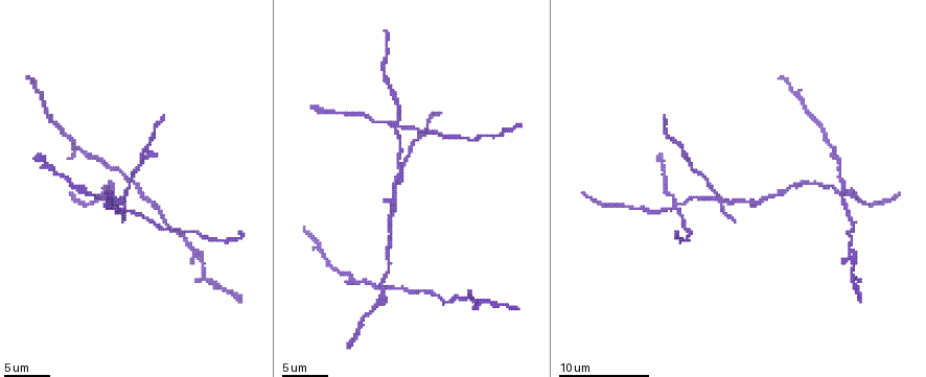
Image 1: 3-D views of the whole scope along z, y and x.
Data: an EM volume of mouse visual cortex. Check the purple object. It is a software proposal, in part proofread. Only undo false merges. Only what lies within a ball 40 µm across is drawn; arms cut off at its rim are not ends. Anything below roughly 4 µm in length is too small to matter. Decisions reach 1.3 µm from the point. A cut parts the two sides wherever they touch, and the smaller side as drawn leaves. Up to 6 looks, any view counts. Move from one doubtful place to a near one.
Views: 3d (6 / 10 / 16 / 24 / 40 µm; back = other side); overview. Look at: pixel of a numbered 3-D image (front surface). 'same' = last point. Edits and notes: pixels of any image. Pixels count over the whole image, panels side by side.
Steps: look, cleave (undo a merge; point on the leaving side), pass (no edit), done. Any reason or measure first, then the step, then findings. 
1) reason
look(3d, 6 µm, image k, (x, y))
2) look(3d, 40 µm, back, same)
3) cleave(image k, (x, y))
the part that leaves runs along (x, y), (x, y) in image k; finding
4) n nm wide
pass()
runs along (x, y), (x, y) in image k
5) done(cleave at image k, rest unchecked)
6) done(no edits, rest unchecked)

sudden change in width
look(3d, 16 µm, image 1, (114, 196))

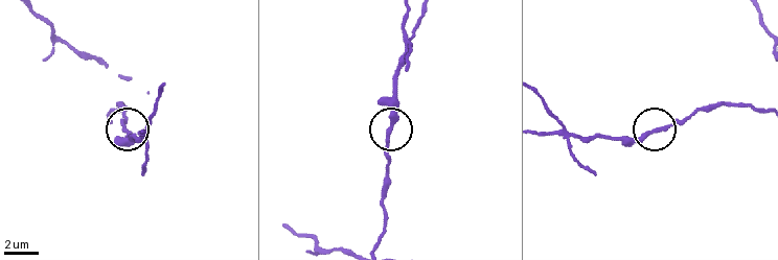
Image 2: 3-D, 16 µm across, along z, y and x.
look(3d, 16 µm, back, image 2, (390, 128))

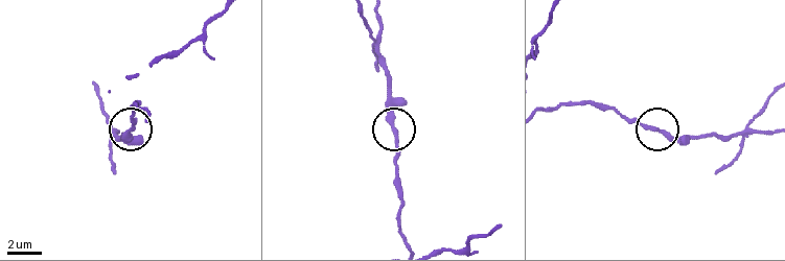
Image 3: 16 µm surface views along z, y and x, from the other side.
pass()
continuous, no second neuron

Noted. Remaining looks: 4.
looks like a crossing
look(3d, 6 µm, image 1, (402, 167))

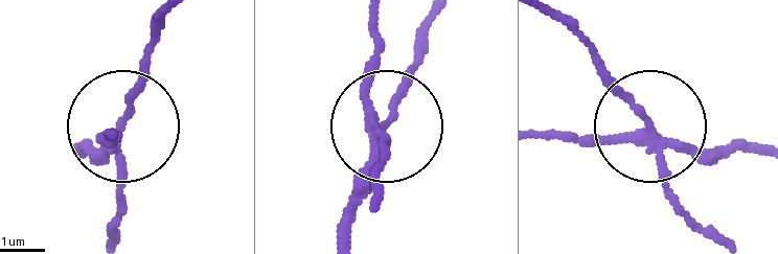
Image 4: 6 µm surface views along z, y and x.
look(3d, 6 µm, back, image 4, (120, 123))

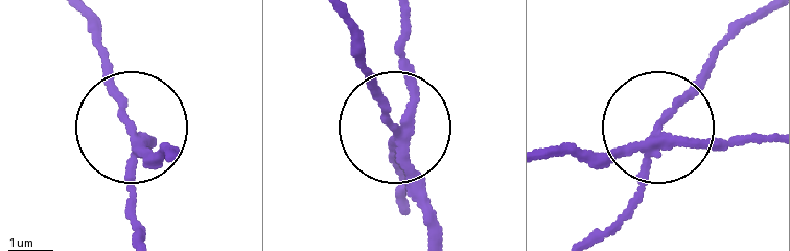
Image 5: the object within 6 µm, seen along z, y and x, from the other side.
cleave(image 5, (110, 93))
the part that leaves runs along (141, 143), (111, 90), (92, 19) in image 5; two neurons meet here

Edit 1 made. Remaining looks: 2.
look(overview)

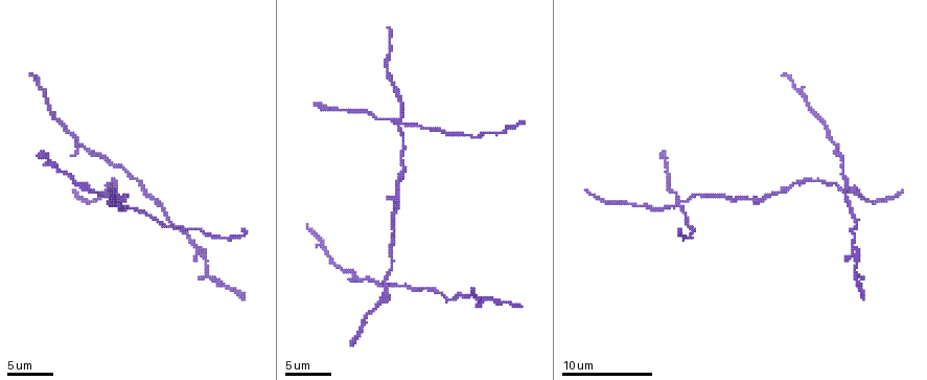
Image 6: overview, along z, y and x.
four-way junction
look(3d, 16 µm, image 6, (397, 119))

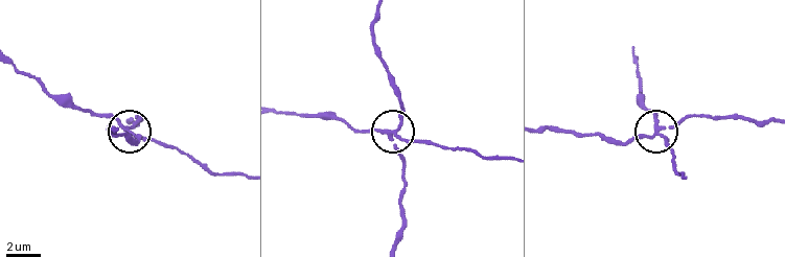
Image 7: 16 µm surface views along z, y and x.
200 nm wide
cleave(image 7, (149, 139))
the part that leaves runs along (129, 133), (174, 145), (215, 171), (241, 173) in image 7; a second neuron is stuck on

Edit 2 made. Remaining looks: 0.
done(cleave at image 5, cleave at image 7, rest unchecked)

